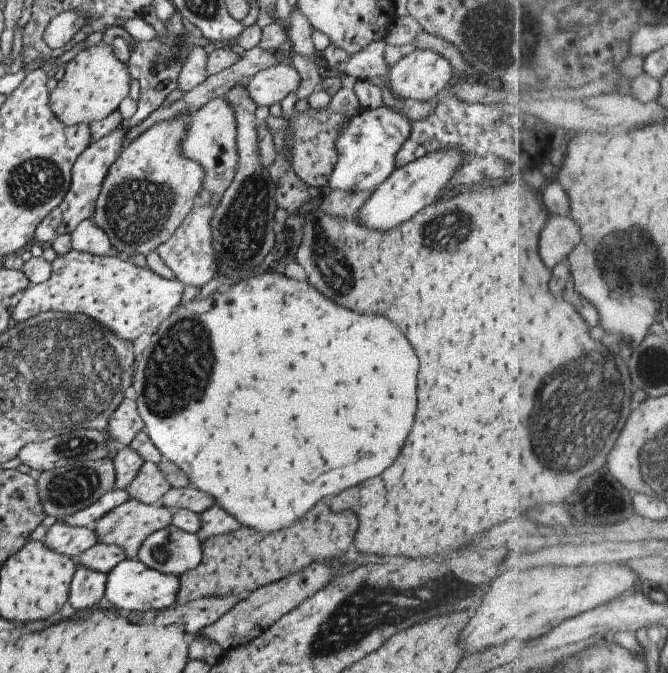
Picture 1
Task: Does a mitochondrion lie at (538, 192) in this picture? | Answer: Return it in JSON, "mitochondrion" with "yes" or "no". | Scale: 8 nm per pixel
{"mitochondrion":"no"}

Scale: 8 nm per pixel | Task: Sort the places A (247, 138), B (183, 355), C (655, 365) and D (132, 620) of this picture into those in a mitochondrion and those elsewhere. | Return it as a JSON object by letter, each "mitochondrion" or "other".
{"A":"other","B":"mitochondrion","C":"mitochondrion","D":"other"}

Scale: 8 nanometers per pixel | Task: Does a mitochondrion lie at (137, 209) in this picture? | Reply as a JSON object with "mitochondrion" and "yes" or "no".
{"mitochondrion":"yes"}

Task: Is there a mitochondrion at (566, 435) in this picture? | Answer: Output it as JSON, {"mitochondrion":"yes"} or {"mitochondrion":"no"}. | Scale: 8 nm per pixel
{"mitochondrion":"yes"}

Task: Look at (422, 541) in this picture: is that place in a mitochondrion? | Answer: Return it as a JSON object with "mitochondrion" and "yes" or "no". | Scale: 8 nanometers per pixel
{"mitochondrion":"no"}

